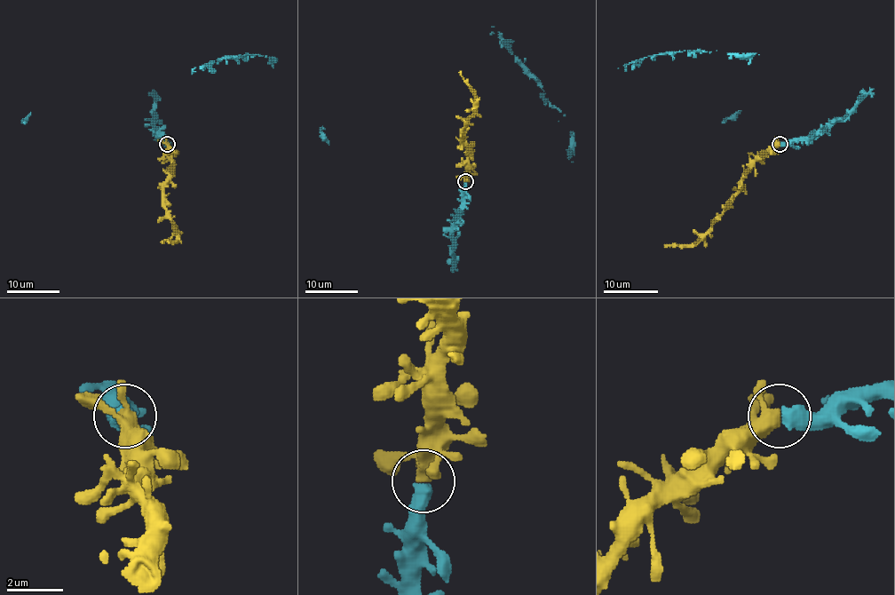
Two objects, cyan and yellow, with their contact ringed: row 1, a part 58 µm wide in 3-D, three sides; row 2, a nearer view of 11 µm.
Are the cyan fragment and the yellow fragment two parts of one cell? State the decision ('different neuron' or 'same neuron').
same neuron

